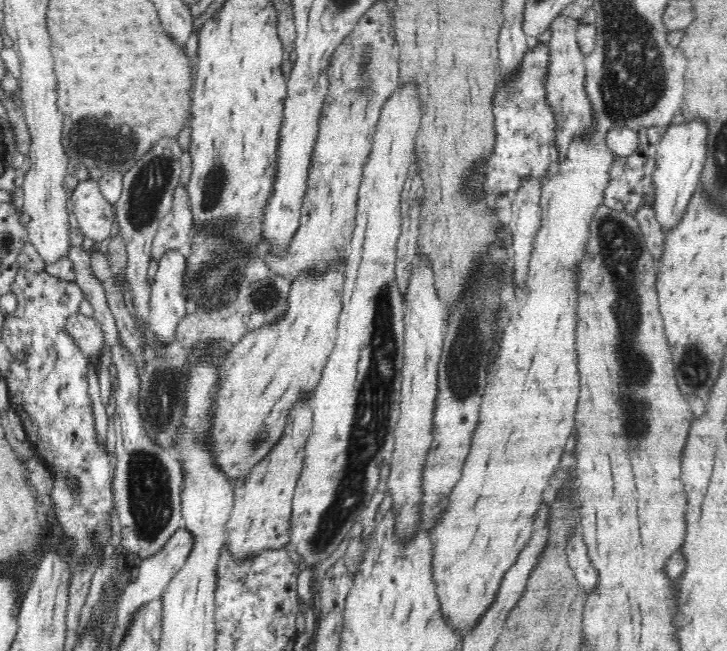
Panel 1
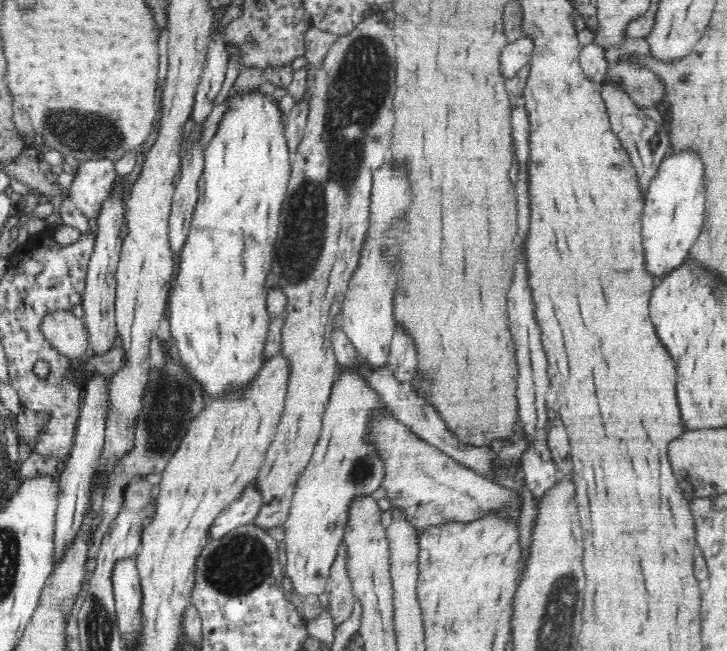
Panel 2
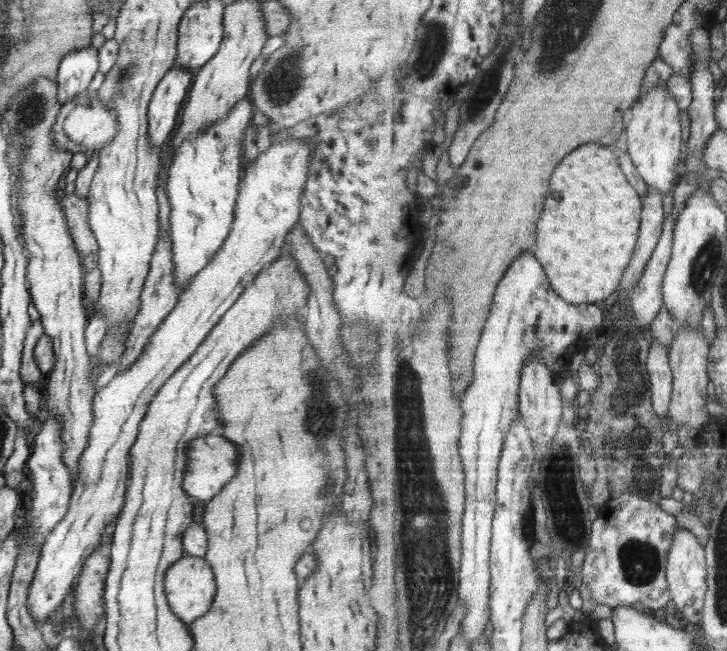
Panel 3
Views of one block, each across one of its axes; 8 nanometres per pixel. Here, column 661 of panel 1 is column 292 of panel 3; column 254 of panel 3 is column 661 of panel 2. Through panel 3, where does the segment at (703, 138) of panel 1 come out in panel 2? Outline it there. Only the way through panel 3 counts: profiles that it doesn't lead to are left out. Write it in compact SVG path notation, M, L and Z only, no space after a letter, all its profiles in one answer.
M670 151L661 160L649 185L642 215L642 246L646 259L644 265L655 280L665 277L689 258L690 249L702 232L705 211L703 177L703 160L694 151Z

